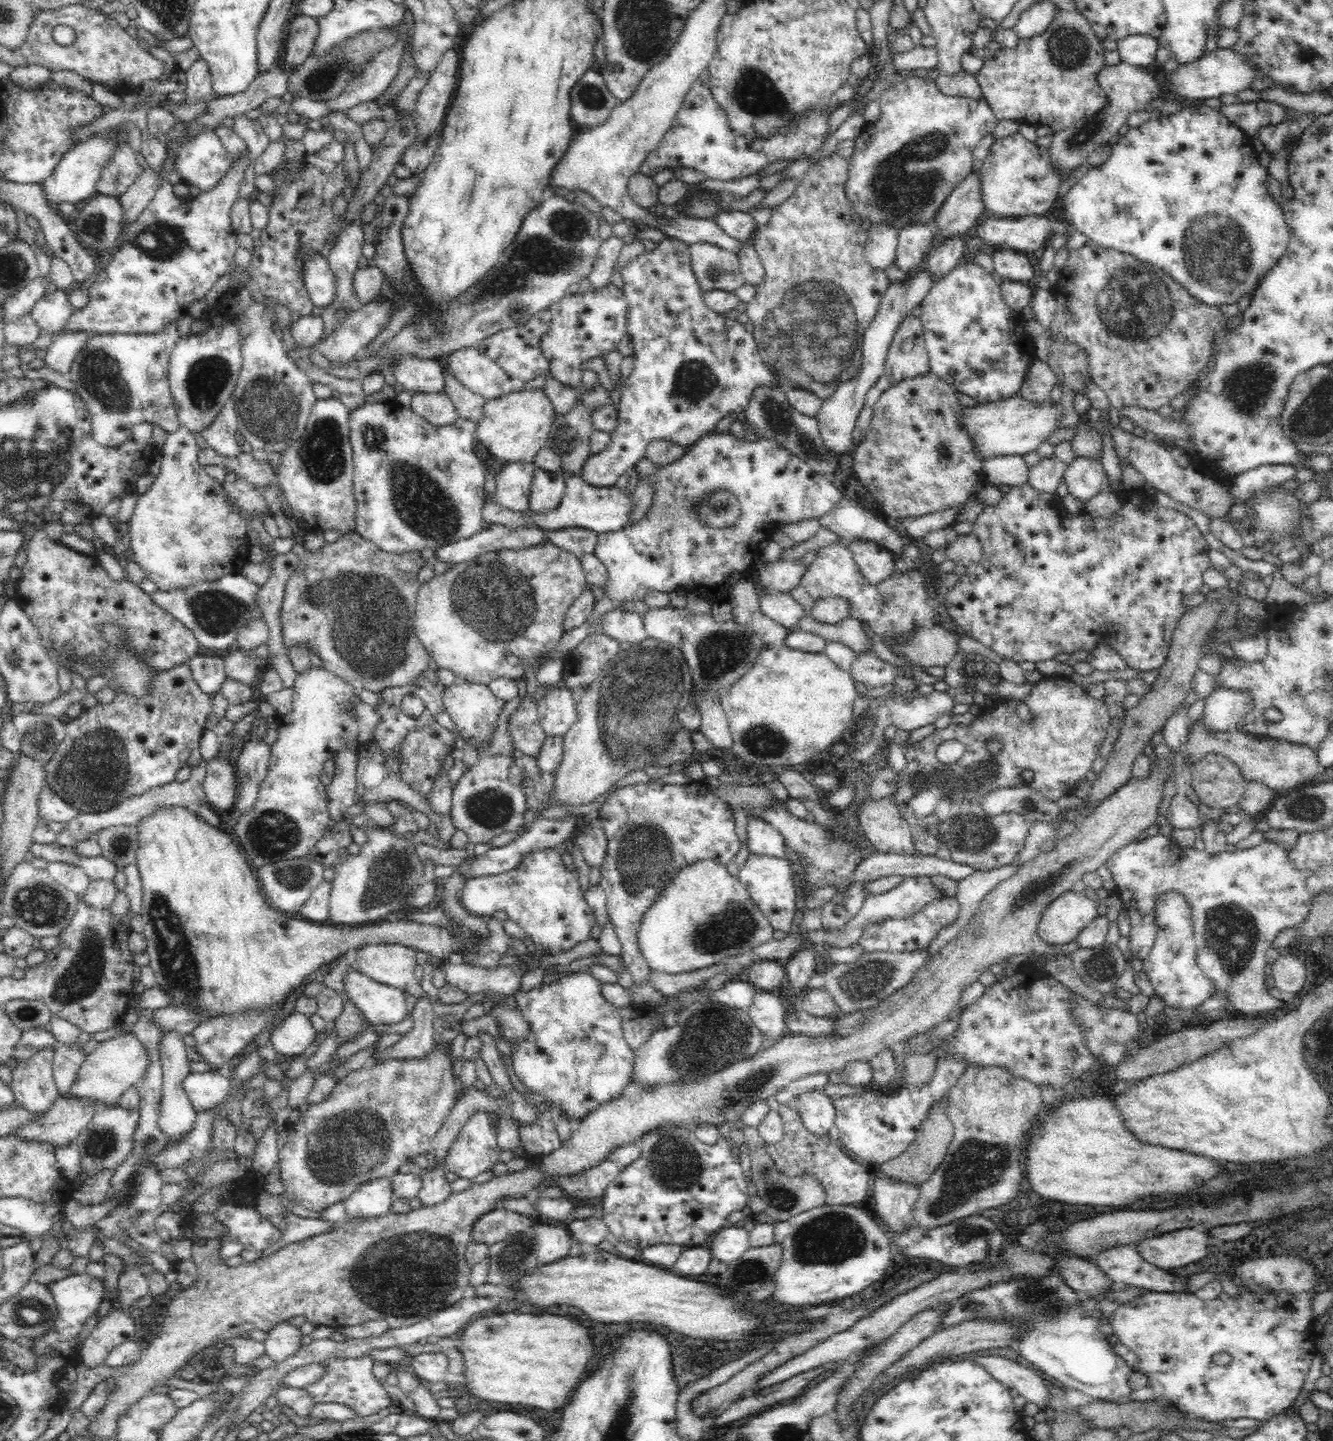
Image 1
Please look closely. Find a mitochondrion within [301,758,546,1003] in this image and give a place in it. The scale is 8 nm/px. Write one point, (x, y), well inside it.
(388, 878)

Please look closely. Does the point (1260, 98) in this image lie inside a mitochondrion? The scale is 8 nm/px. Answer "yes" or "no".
no

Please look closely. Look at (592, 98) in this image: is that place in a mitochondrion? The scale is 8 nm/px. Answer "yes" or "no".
yes

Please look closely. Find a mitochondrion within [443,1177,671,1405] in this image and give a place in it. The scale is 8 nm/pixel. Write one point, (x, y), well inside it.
(515, 1253)

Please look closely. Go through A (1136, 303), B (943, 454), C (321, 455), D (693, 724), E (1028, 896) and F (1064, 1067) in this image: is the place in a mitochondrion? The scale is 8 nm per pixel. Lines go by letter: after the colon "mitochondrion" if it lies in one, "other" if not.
A: mitochondrion
B: mitochondrion
C: mitochondrion
D: mitochondrion
E: mitochondrion
F: mitochondrion

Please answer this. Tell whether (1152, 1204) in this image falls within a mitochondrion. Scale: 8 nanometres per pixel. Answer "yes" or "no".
no

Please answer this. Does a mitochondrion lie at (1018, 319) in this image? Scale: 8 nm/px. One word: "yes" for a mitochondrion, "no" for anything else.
no

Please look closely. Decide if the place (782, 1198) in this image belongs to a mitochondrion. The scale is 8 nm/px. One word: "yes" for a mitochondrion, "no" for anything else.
yes

